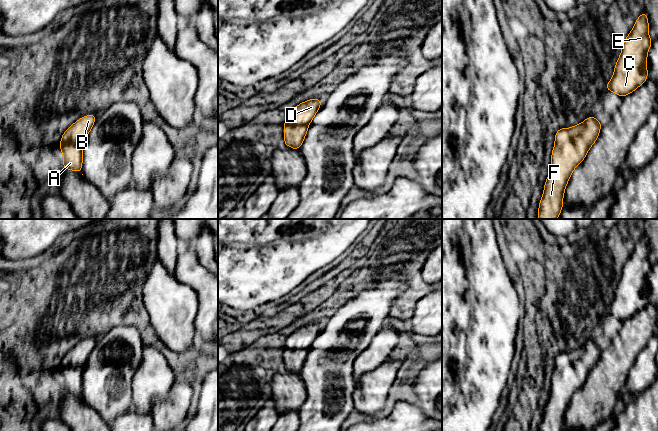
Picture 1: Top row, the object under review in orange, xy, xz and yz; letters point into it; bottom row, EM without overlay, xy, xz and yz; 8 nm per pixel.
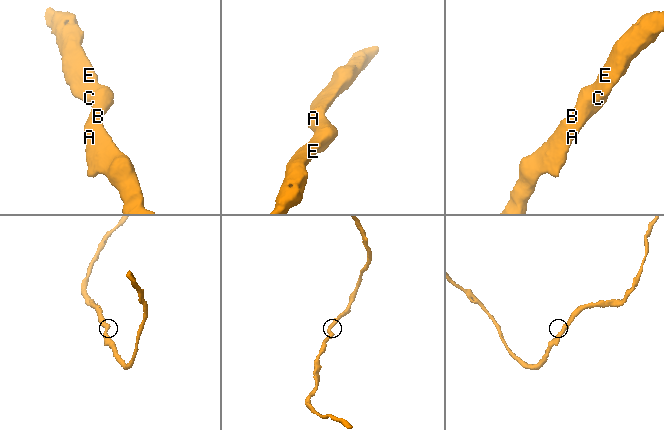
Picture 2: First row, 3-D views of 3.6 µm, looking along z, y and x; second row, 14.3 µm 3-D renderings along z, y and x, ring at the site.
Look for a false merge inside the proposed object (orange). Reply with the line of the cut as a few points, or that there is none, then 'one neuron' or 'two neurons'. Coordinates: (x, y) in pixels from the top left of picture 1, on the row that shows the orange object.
no cut | one neuron

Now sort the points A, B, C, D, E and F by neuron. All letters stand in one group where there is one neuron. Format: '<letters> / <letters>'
A B C D E F

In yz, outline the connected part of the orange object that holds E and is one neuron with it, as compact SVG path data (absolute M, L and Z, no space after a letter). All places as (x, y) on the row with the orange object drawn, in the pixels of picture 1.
M643 11L622 44L613 76L605 89L621 98L631 94L648 79L647 56L652 45L647 12Z

